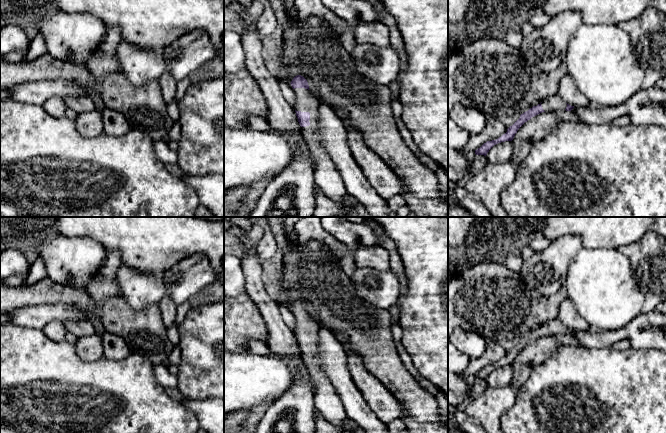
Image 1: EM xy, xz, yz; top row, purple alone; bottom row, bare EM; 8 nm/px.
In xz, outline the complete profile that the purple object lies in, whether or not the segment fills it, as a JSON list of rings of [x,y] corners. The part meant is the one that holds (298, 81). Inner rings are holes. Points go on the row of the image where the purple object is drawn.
[[[301,75],[295,76],[290,84],[291,84],[293,89],[295,89],[295,88],[305,88],[305,89],[309,90],[309,85],[308,85],[307,80]]]

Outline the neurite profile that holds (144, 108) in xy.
[[[119,70],[109,74],[96,87],[106,109],[125,116],[132,129],[146,133],[153,141],[168,141],[174,121],[167,112],[157,80],[133,86]]]

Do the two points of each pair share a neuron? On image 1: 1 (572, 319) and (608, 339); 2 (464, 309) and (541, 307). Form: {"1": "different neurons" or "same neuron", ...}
{"1": "different neurons", "2": "same neuron"}

